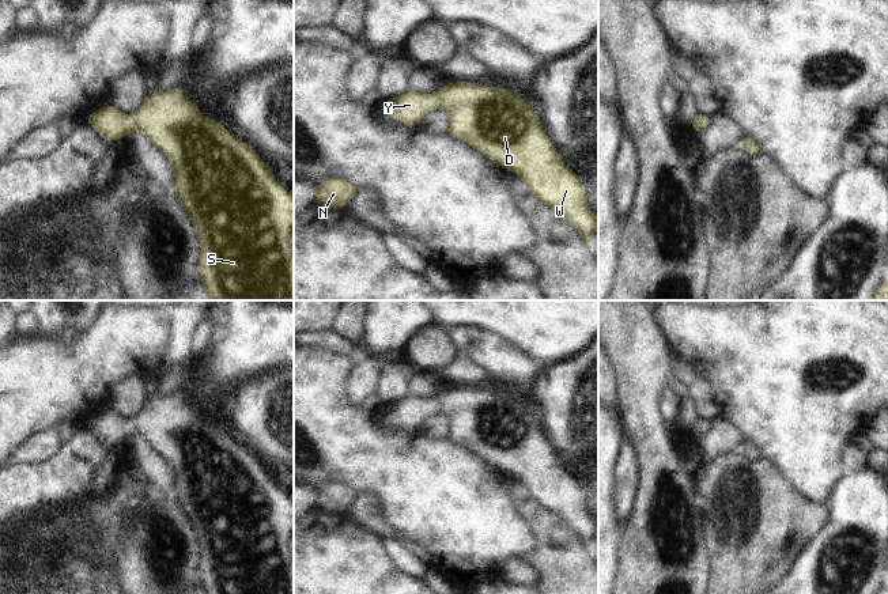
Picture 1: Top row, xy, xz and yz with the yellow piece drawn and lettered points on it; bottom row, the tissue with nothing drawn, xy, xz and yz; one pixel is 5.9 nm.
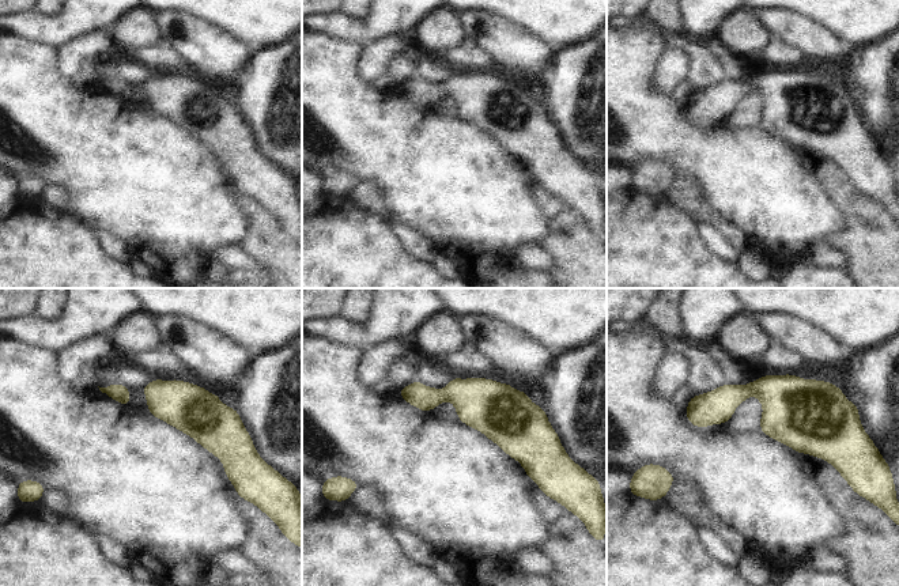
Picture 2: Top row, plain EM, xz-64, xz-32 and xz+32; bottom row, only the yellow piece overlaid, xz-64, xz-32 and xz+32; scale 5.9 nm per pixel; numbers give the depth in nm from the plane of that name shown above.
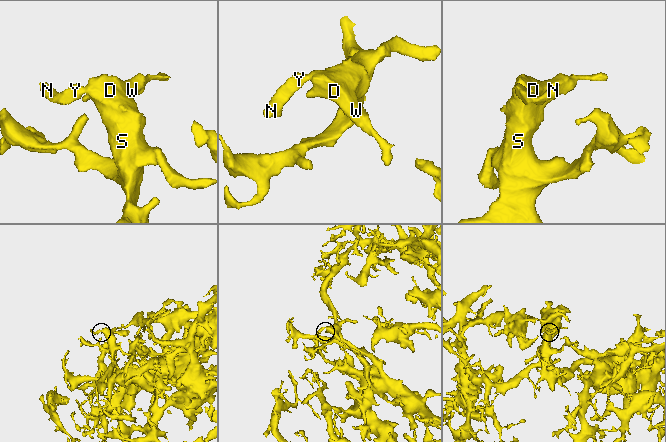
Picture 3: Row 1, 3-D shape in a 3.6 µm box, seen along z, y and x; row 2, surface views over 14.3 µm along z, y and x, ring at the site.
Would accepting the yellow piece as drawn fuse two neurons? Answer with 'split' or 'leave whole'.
leave whole

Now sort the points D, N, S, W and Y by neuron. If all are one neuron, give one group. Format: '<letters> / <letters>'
D N S W Y

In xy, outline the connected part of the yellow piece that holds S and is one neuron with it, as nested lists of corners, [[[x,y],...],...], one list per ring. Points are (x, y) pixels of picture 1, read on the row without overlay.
[[[178,390],[147,401],[132,420],[109,409],[92,416],[86,424],[109,449],[135,434],[170,465],[175,500],[188,517],[200,546],[199,580],[205,594],[294,594],[294,557],[290,553],[294,502],[276,487],[273,474],[249,449],[216,424],[201,421],[200,412],[185,402]]]

